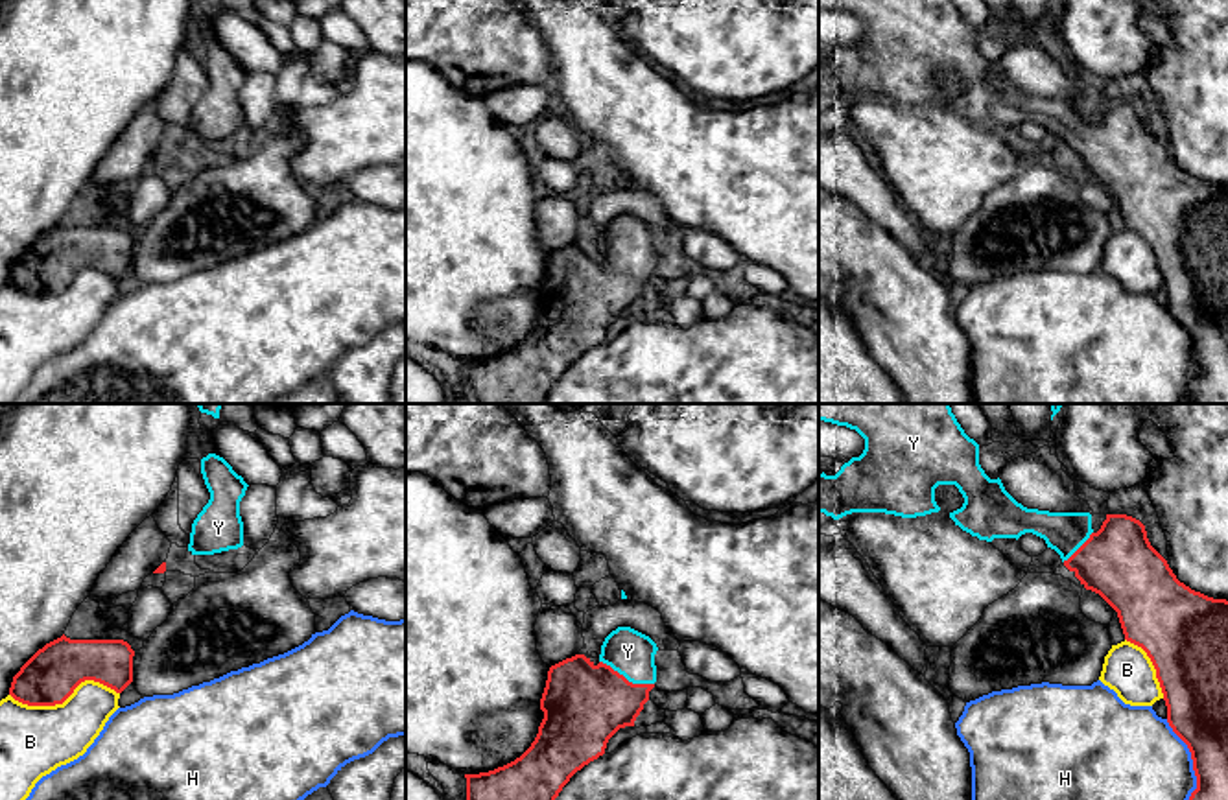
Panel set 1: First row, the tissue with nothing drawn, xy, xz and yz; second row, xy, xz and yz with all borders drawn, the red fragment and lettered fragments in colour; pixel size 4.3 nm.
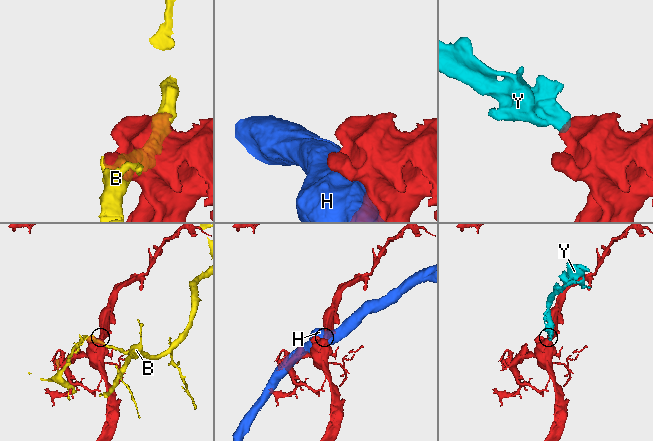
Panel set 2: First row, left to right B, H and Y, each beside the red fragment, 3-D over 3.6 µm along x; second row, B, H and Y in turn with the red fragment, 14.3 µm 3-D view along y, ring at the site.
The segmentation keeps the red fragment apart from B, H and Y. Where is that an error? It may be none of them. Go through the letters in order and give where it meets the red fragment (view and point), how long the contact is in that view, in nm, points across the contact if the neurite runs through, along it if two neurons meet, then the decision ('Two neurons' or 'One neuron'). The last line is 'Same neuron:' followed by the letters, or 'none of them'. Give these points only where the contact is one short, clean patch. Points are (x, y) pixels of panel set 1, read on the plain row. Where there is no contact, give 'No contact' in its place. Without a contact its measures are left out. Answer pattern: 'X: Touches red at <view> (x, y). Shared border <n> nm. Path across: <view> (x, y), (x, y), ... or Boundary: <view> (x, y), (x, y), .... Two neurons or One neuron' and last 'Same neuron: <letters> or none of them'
B: Touches red at xy (63, 288). Shared border 480 nm. Two neurons
H: Touches red at yz (1193, 354). Shared border 440 nm. Two neurons
Y: Touches red at xz (625, 266). Shared border 260 nm. Path across: xz (585, 292), (607, 284), (625, 266), (627, 238). One neuron
Same neuron: Y

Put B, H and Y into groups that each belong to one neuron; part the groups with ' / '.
B / H / Y

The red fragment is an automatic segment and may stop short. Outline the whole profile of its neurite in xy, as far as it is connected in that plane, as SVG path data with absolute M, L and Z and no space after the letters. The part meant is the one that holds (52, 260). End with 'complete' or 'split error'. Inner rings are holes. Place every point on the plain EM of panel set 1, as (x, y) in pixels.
M63 221L20 254L9 282L28 293L55 293L85 267L122 280L133 269L133 243L124 227L70 227Z | complete

